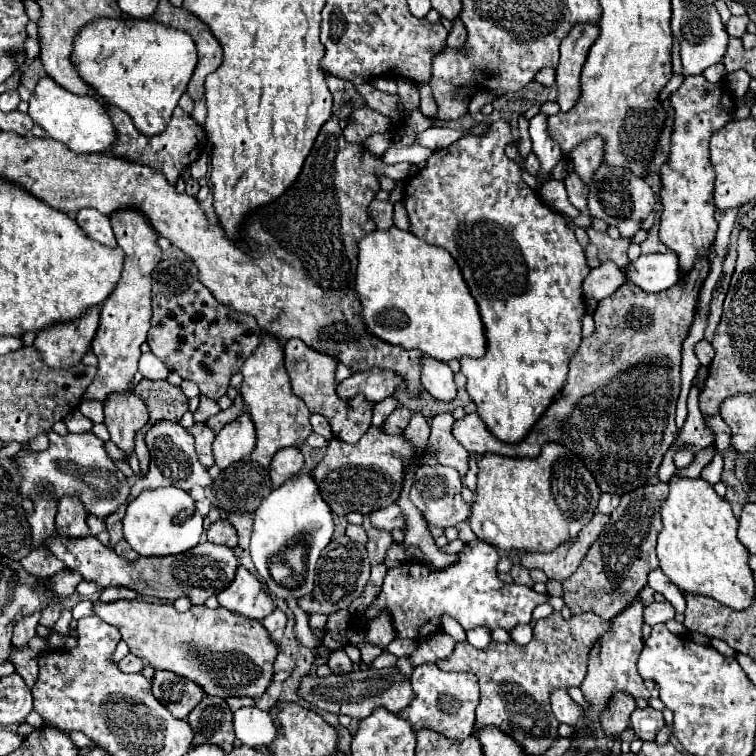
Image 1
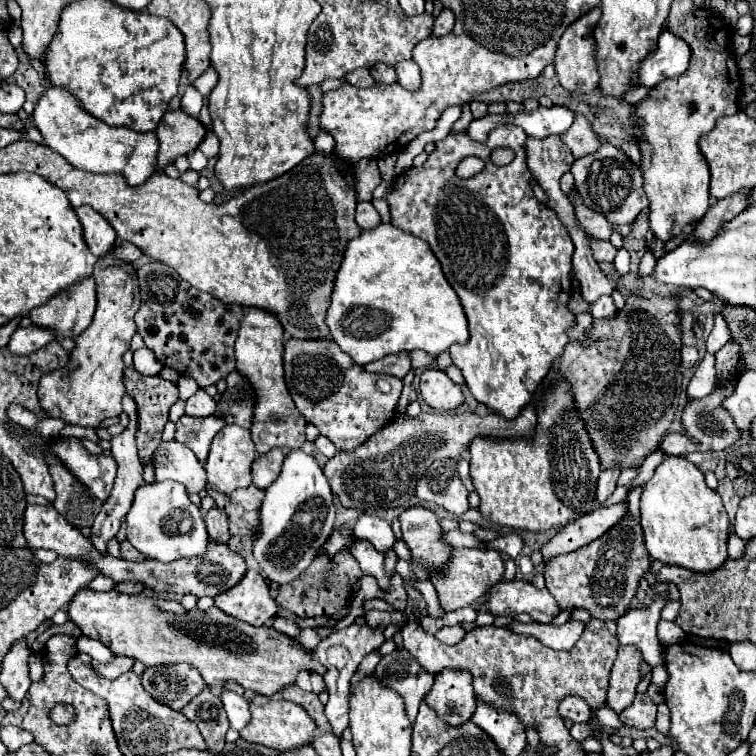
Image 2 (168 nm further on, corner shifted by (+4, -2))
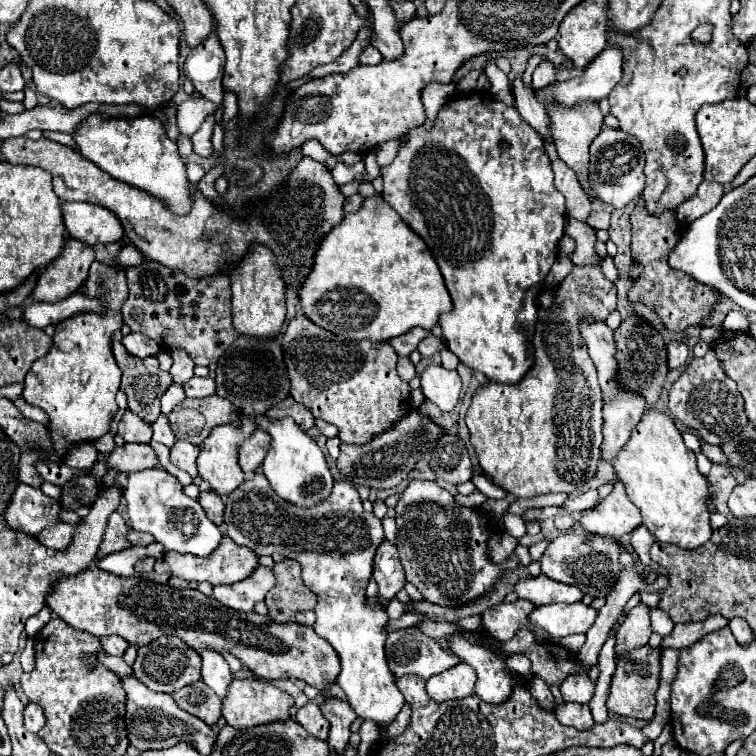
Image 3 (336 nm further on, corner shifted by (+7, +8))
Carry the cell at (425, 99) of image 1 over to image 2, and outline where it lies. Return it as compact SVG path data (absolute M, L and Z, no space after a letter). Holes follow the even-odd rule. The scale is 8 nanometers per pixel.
M403 60L399 64L395 64L395 74L397 74L397 82L403 84L403 88L407 90L415 90L421 84L421 74L419 74L419 66L413 60Z

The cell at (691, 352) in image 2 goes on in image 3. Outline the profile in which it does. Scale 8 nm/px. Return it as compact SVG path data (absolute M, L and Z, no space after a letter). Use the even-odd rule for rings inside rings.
M672 340L668 344L668 366L678 368L678 366L686 364L686 360L688 360L688 346L684 342Z

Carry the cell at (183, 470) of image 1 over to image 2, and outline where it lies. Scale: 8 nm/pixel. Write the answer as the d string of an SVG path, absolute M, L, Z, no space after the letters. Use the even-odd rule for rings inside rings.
M177 440L161 442L159 448L153 454L155 462L155 476L157 480L175 480L187 488L189 494L201 492L205 482L203 464L197 460L197 456Z

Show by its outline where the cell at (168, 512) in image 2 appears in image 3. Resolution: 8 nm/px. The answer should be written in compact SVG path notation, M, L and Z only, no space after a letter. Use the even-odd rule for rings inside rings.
M148 468L128 474L124 498L128 506L130 526L138 532L152 534L154 540L164 546L164 550L208 556L220 544L222 532L218 530L218 526L208 520L198 500L192 500L184 494L178 478L166 470Z

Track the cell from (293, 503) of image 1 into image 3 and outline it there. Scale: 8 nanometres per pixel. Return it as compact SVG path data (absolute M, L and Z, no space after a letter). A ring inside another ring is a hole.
M256 416L252 420L272 436L270 450L262 464L262 470L274 494L278 498L284 498L286 502L292 502L294 506L304 506L304 508L314 506L316 502L324 502L324 498L328 498L328 494L332 492L334 480L326 464L326 458L322 450L316 446L316 442L306 432L302 432L292 418L270 422L264 416Z

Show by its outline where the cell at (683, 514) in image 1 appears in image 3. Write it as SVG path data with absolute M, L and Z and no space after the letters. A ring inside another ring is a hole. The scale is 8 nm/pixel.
M646 410L612 466L618 472L618 478L626 484L628 498L642 512L644 526L658 542L678 544L686 550L708 542L712 536L708 510L710 482L698 472L696 456L684 446L684 440L670 416Z

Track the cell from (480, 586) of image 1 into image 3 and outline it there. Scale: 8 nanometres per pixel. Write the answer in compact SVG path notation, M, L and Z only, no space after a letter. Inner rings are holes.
M544 574L536 578L518 580L514 586L514 592L518 594L518 598L530 600L534 606L544 606L552 602L578 602L584 596L580 590L576 590L576 586L550 580Z

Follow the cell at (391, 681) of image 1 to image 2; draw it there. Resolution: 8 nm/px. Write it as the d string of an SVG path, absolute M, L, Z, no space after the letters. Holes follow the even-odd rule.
M405 648L393 650L391 654L383 656L375 670L375 676L383 684L393 686L393 690L403 696L407 716L411 722L415 722L419 702L431 690L435 674L419 666L419 662Z

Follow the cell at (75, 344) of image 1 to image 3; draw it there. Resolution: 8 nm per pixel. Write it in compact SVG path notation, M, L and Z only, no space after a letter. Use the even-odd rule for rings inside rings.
M68 236L62 254L38 276L36 288L30 294L34 302L56 302L78 294L88 278L88 268L94 262L92 246Z

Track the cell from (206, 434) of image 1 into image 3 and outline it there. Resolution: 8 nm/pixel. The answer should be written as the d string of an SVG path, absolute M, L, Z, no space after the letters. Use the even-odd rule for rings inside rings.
M214 394L200 400L186 398L184 402L174 406L168 418L178 440L200 446L214 426L228 424L238 416L238 410L226 398Z

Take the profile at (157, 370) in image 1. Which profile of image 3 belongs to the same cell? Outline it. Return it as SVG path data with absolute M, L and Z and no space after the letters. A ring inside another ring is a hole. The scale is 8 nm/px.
M134 332L128 334L128 336L124 336L122 344L136 358L150 358L150 356L156 356L160 352L160 346L156 342L152 342L150 338L146 338L142 334L134 334Z

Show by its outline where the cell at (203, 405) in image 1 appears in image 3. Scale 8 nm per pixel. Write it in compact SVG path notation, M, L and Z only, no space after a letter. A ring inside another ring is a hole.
M208 376L208 378L190 378L186 384L184 384L184 390L186 390L186 396L188 398L208 398L214 394L214 380Z

